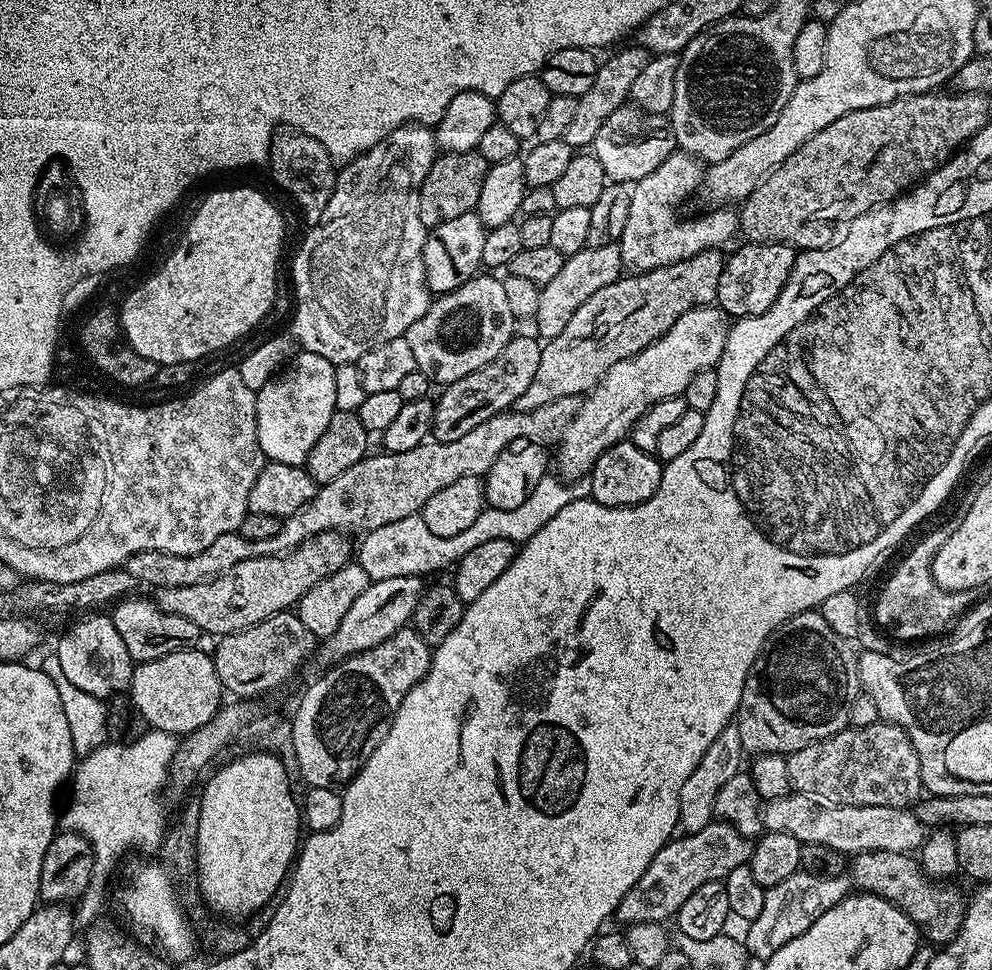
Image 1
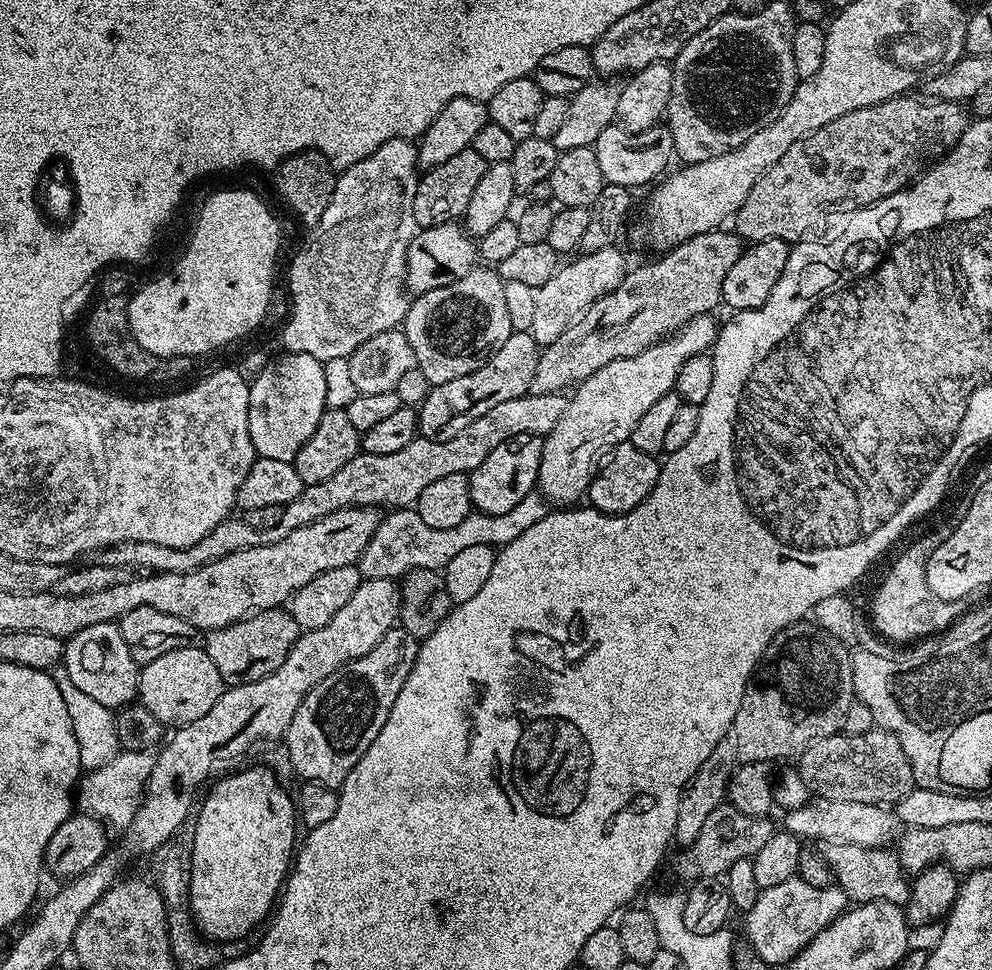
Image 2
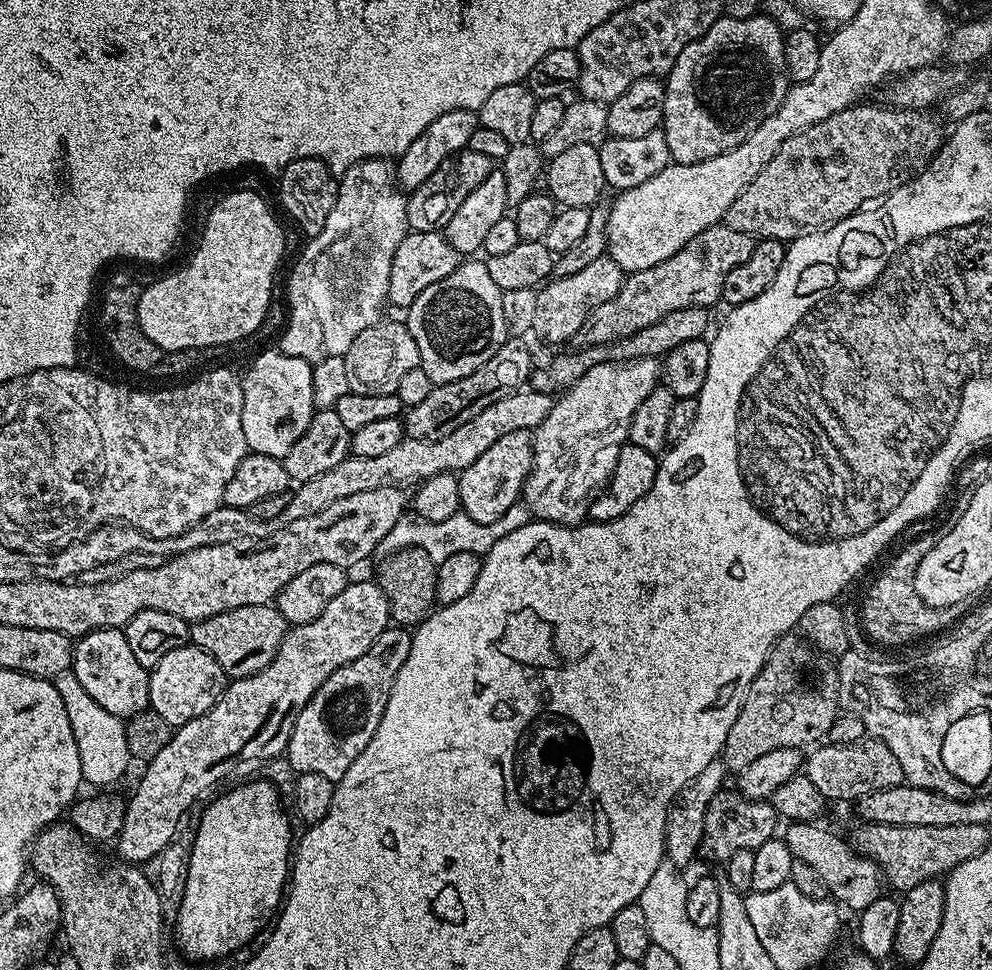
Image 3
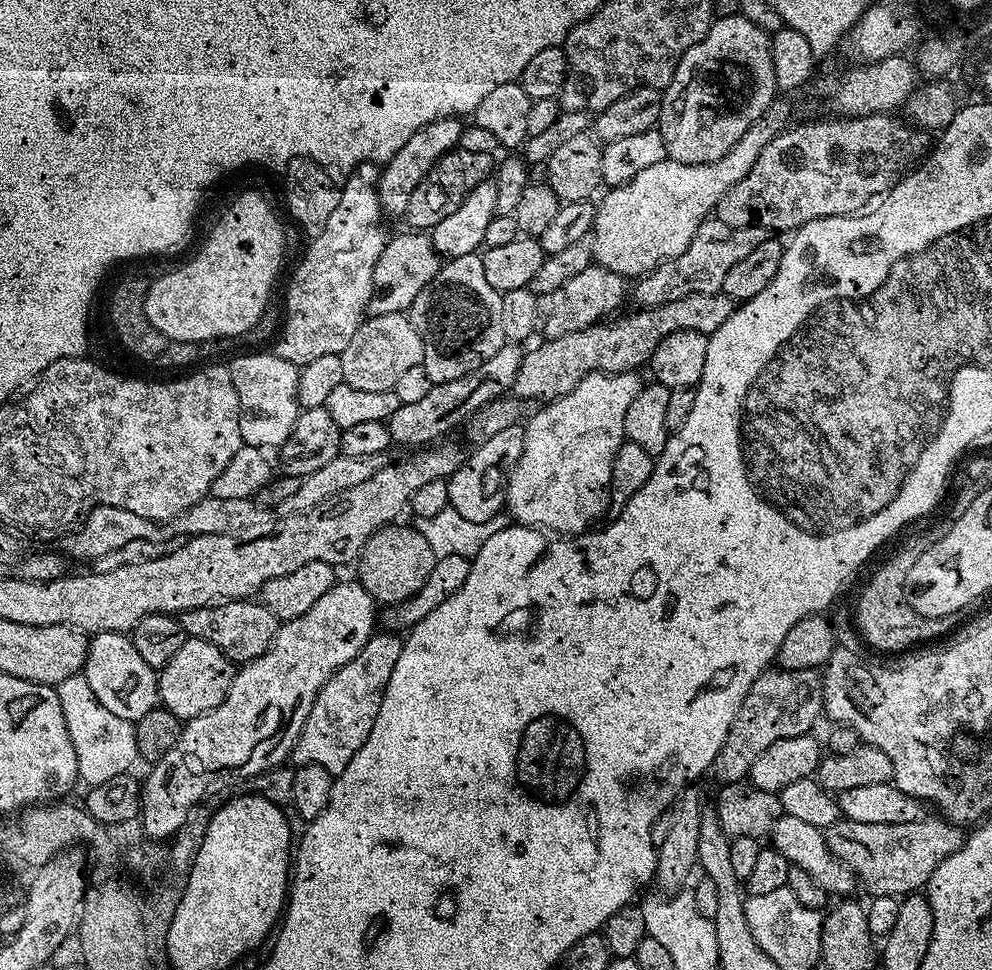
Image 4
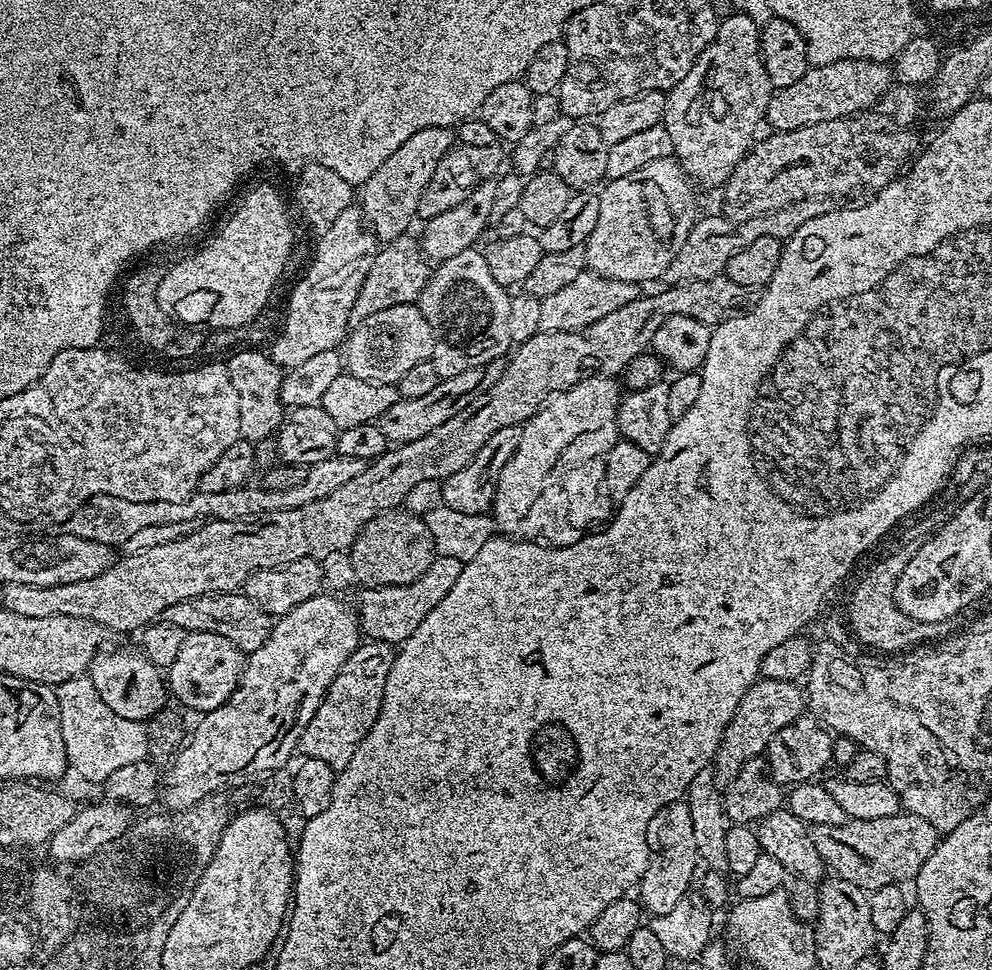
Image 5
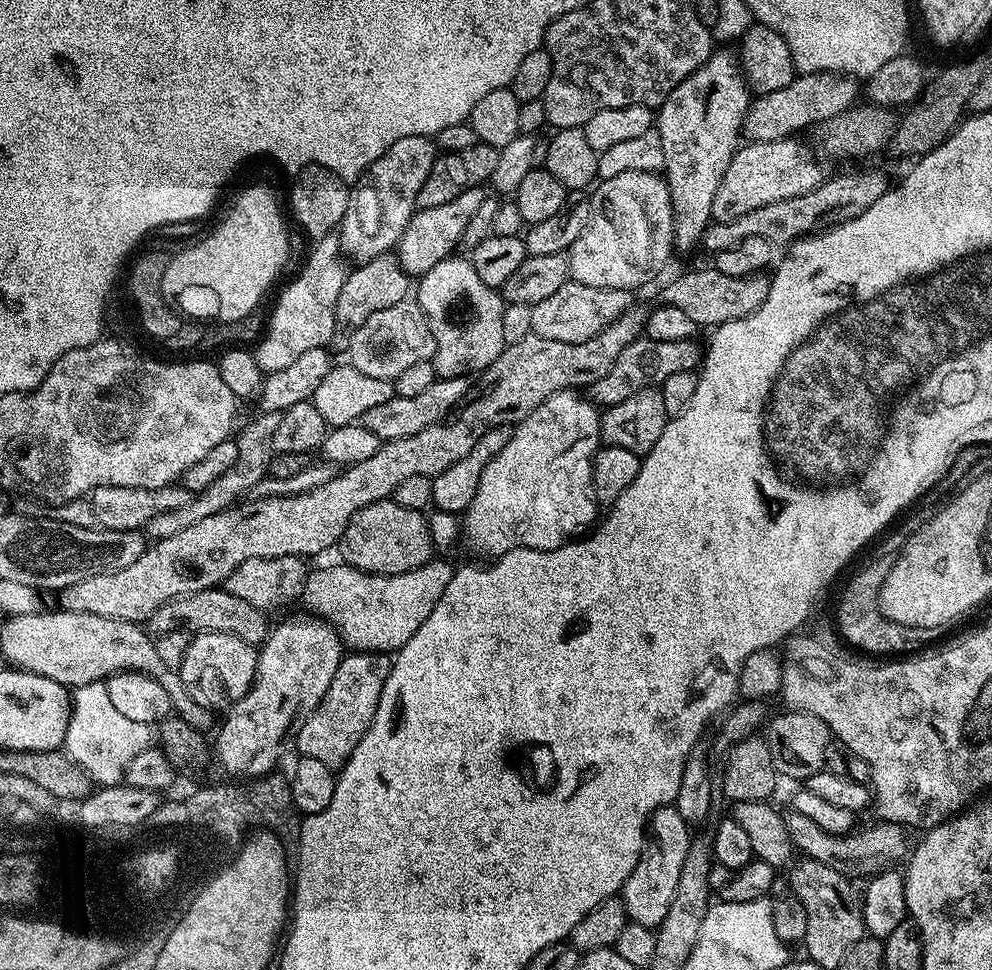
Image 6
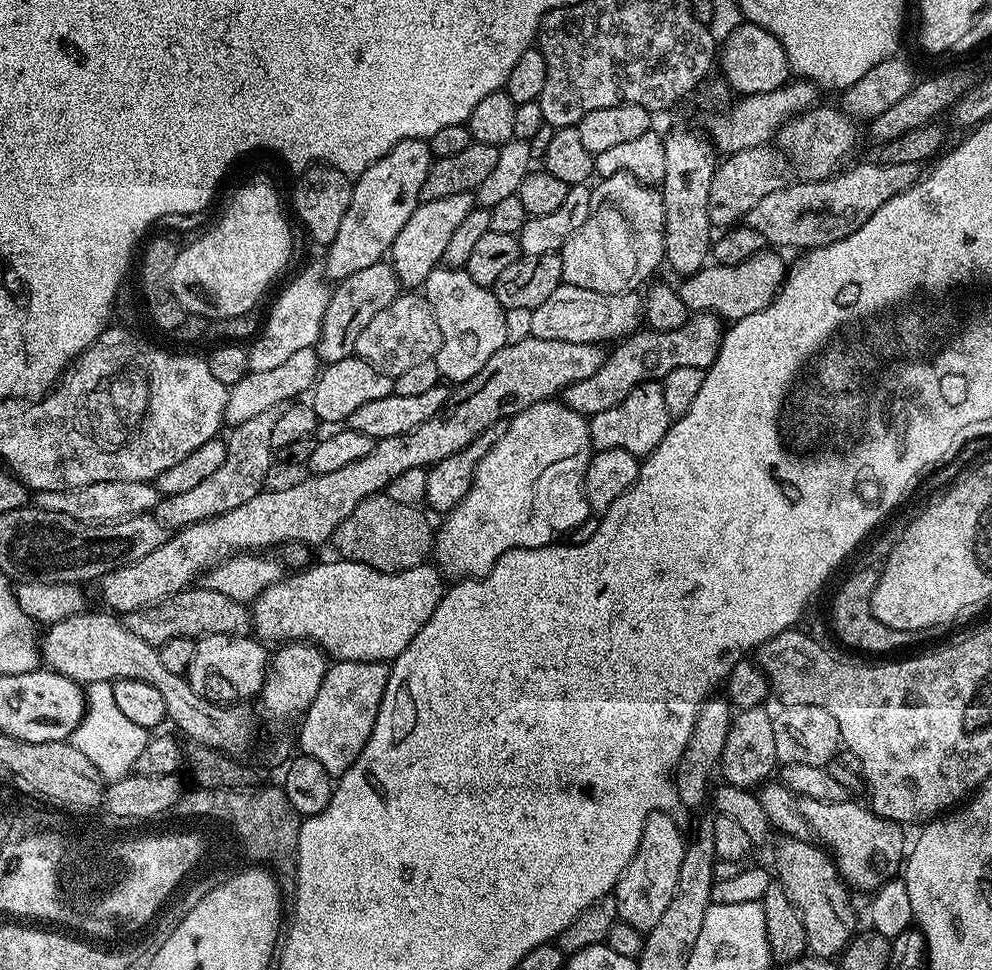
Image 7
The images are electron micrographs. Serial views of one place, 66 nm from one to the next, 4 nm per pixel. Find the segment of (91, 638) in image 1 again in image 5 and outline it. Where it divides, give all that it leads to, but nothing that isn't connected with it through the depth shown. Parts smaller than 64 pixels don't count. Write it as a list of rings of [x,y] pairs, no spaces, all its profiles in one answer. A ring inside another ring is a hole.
[[[104,650],[92,661],[90,675],[94,682],[94,690],[122,718],[130,718],[147,722],[152,716],[166,708],[170,700],[170,692],[166,687],[165,677],[161,669],[155,668],[139,651],[108,652]]]

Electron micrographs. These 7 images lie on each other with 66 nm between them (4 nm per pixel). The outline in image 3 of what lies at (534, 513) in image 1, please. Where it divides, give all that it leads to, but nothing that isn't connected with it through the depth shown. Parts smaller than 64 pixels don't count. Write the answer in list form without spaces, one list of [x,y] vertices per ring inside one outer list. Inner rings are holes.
[[[522,502],[510,506],[510,510],[494,523],[475,522],[463,512],[451,515],[445,521],[429,522],[416,512],[406,510],[402,517],[398,518],[393,529],[386,534],[385,538],[382,538],[376,547],[375,555],[387,558],[402,549],[418,547],[423,549],[424,553],[437,564],[450,558],[453,554],[474,553],[483,556],[490,550],[490,547],[494,546],[495,542],[498,542],[499,538],[504,538],[512,531],[528,524],[529,519],[530,513],[527,505]]]

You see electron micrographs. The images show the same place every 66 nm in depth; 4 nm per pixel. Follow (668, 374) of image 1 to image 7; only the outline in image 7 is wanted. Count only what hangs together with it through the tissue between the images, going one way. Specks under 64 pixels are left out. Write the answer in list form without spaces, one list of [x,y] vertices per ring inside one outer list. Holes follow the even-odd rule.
[[[559,399],[543,400],[526,410],[522,414],[513,416],[507,421],[506,427],[500,432],[500,438],[486,455],[478,462],[474,470],[474,478],[466,498],[458,502],[458,506],[443,517],[444,525],[438,528],[434,536],[434,560],[438,565],[441,573],[445,577],[451,578],[479,578],[484,576],[490,569],[496,565],[496,560],[502,558],[502,554],[511,552],[513,548],[546,548],[557,539],[556,527],[572,528],[575,524],[580,524],[584,520],[584,512],[589,511],[587,499],[584,495],[584,475],[588,469],[588,461],[594,455],[590,430],[588,429],[589,421],[581,412],[575,412],[571,406],[561,402]]]

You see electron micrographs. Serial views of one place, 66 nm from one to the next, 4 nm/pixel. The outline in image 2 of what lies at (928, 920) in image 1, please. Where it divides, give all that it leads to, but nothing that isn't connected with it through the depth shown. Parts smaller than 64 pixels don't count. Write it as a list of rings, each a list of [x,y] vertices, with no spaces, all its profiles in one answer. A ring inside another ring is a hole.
[[[827,842],[823,845],[824,861],[832,867],[832,875],[838,887],[848,895],[853,905],[885,900],[904,906],[908,903],[910,876],[905,872],[895,851],[889,847],[863,848],[857,844]]]

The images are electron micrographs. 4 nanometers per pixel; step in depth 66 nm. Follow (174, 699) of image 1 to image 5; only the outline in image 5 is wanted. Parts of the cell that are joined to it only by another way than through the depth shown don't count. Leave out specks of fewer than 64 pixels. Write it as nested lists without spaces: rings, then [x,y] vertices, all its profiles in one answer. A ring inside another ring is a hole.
[[[189,632],[182,642],[182,650],[178,650],[178,658],[166,670],[166,684],[171,695],[176,696],[196,714],[203,714],[222,706],[234,694],[240,684],[240,676],[244,673],[246,656],[230,638],[222,638],[222,634],[206,634],[205,632]]]

